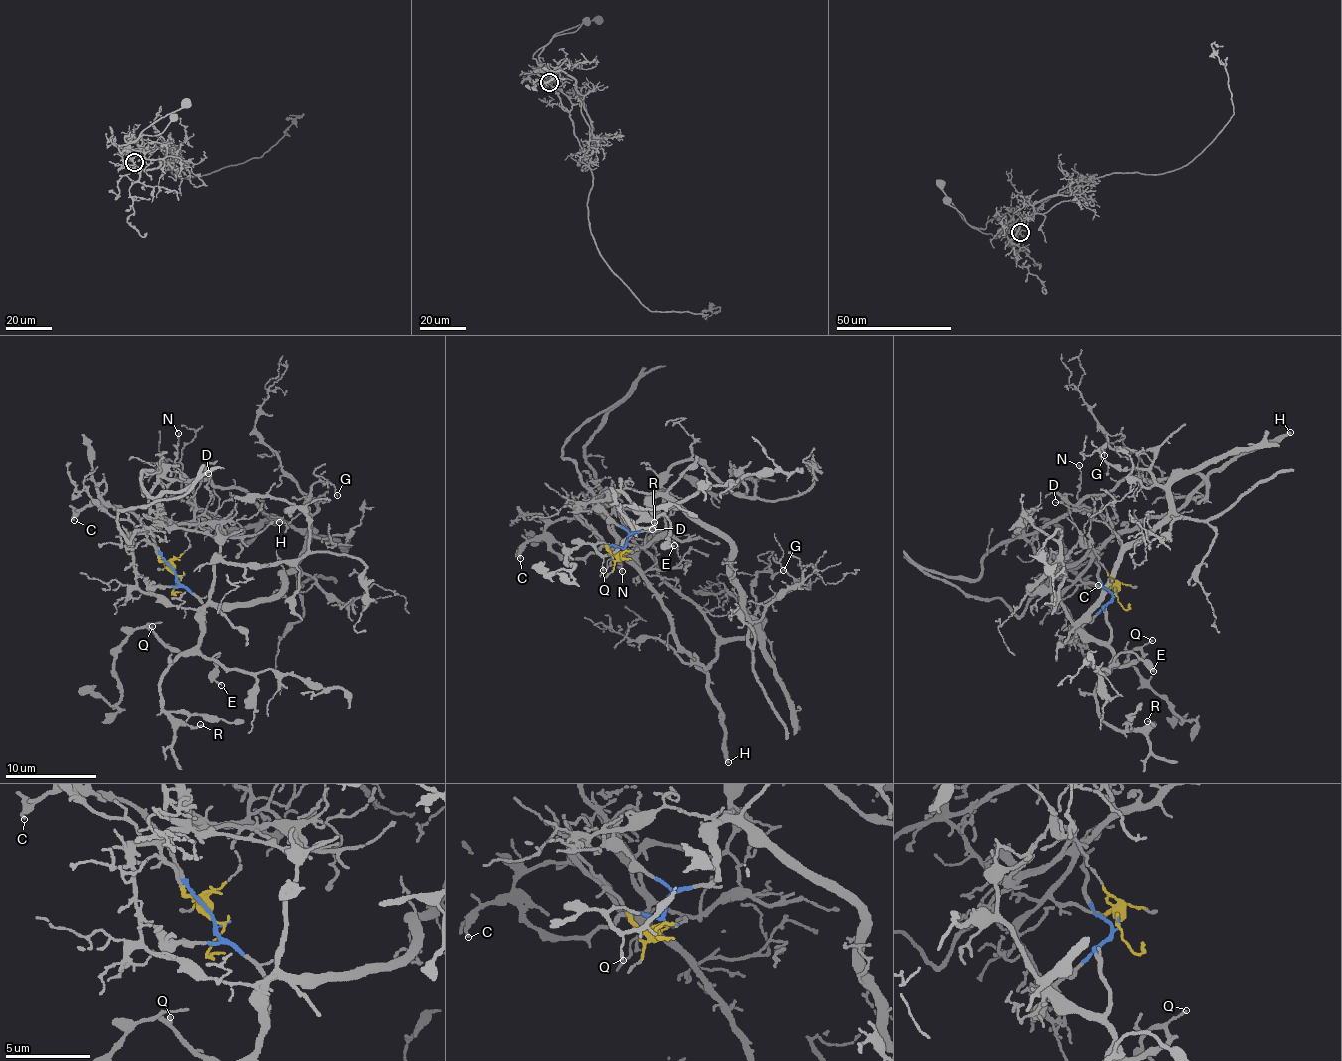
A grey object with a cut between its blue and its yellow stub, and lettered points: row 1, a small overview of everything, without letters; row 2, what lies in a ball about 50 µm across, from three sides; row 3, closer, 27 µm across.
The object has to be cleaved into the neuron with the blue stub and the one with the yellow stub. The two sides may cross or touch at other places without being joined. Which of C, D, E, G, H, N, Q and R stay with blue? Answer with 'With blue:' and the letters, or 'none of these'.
With blue: C, E, G, Q, R

